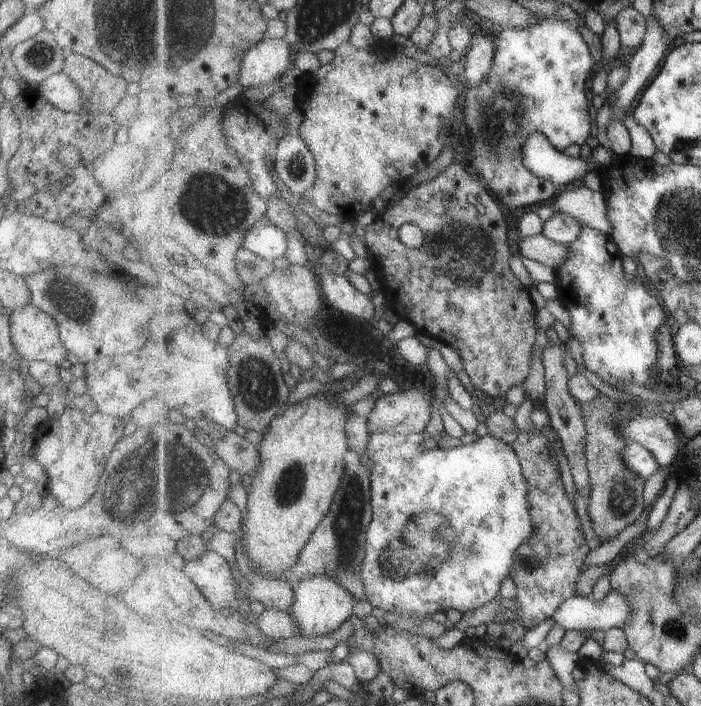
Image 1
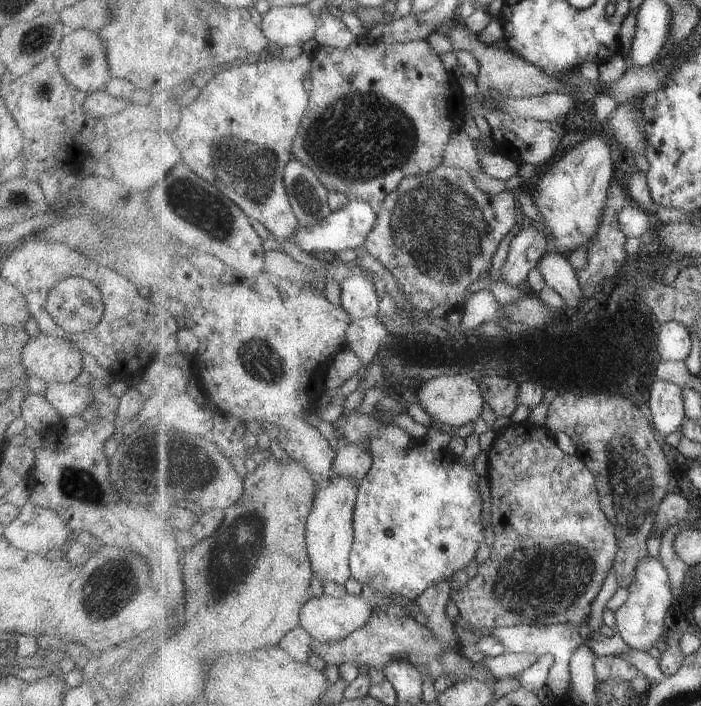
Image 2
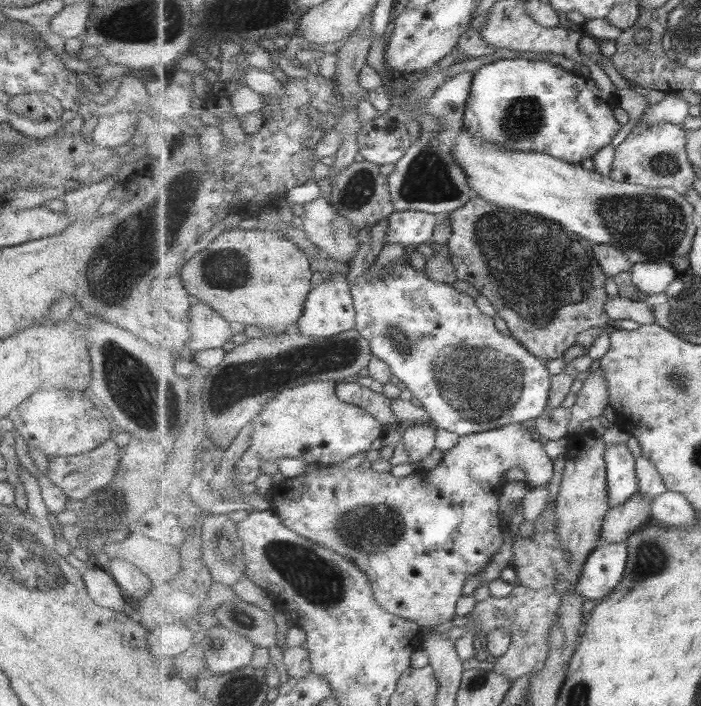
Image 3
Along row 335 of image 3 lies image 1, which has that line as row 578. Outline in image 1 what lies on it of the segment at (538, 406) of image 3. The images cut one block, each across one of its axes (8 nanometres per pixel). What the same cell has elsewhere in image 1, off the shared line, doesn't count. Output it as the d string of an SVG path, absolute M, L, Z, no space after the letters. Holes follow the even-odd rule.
M372 432L369 437L369 444L365 455L375 463L372 468L372 502L373 520L368 530L368 555L364 562L364 582L367 599L373 607L392 612L401 618L408 620L431 620L435 612L445 612L455 609L459 612L473 612L493 598L500 595L499 587L501 581L506 578L513 578L513 568L516 567L517 550L521 544L531 540L536 534L536 525L532 516L532 501L529 500L529 482L525 480L524 469L516 449L507 441L499 440L495 436L479 433L479 438L473 443L461 444L458 447L445 449L434 448L425 450L423 448L423 434L393 434L392 432Z

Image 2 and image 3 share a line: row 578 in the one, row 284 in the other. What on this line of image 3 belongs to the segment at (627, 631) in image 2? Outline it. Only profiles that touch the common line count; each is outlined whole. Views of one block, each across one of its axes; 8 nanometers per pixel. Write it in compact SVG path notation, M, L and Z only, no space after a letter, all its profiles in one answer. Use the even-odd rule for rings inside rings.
M639 262L632 268L635 286L644 294L663 294L679 277L679 271L670 262Z

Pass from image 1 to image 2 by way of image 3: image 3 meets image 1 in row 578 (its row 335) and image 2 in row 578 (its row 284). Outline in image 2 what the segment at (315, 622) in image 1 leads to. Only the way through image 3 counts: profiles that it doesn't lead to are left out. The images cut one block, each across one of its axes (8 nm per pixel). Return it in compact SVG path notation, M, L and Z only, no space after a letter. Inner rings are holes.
M333 477L331 485L318 490L308 518L308 551L312 560L314 576L322 583L335 582L345 584L353 576L350 567L350 555L354 543L354 514L358 499L355 481L347 477Z

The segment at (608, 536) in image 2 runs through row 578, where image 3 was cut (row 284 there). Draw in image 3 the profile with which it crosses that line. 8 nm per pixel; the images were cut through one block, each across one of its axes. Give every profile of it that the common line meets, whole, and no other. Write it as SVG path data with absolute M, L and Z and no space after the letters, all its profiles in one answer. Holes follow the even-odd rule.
M476 194L473 199L465 203L465 206L445 214L442 219L445 219L445 217L448 218L448 222L450 222L451 235L453 235L451 236L451 240L449 240L446 250L451 252L450 259L452 265L455 267L458 279L468 282L474 286L480 294L489 298L493 306L495 306L498 316L505 320L512 336L524 343L537 358L545 361L553 360L553 358L561 358L571 346L575 346L577 337L579 337L581 333L593 327L606 326L606 324L611 321L606 309L606 304L610 296L607 296L607 292L605 292L605 282L607 282L609 276L604 273L600 262L597 260L596 254L594 253L594 244L587 238L567 231L566 228L557 221L552 221L541 216L534 216L525 211L499 206L494 202L486 201Z

